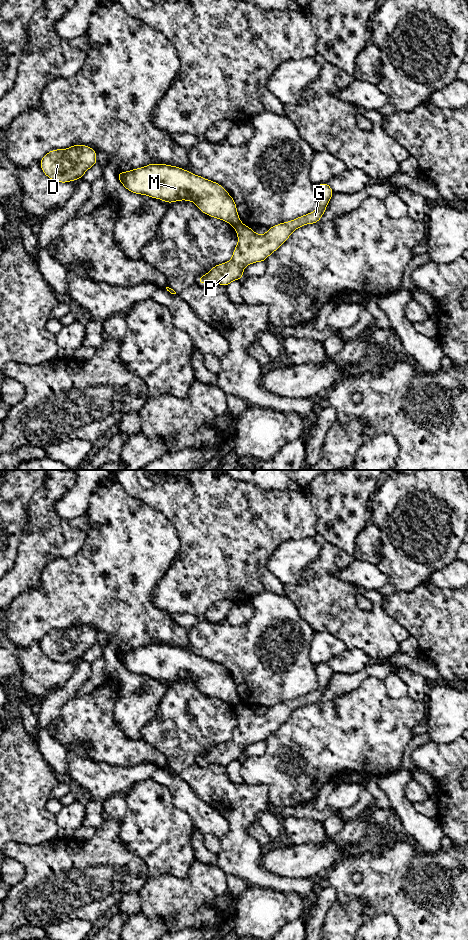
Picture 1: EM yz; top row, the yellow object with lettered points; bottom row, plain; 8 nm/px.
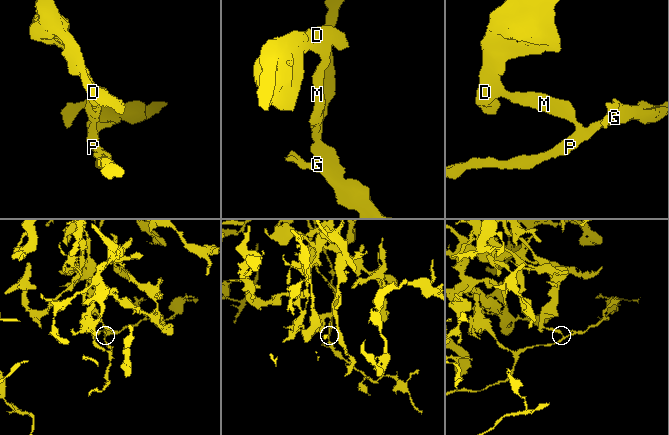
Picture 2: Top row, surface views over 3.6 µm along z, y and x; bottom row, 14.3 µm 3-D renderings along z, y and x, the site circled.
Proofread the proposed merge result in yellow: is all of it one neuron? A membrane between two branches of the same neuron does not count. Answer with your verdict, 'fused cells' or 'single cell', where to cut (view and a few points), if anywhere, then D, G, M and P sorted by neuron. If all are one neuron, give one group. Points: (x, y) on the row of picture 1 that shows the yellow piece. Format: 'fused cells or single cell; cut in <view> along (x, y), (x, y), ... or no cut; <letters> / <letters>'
fused cells; cut in yz along (240, 222), (235, 227); D M / G P

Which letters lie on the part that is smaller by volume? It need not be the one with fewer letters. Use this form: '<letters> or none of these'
G, P

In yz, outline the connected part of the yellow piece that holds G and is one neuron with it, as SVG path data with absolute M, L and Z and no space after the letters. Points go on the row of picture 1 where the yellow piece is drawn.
M328 183L316 185L315 190L318 197L317 210L270 227L264 235L258 235L252 228L240 223L235 227L238 244L233 251L232 259L213 266L208 273L198 278L198 282L201 285L216 283L227 287L232 281L243 278L243 270L247 265L264 262L290 237L294 230L306 224L319 222L334 191Z

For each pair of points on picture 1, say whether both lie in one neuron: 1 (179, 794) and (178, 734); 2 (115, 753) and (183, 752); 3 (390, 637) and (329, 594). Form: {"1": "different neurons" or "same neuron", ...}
{"1": "different neurons", "2": "different neurons", "3": "same neuron"}

